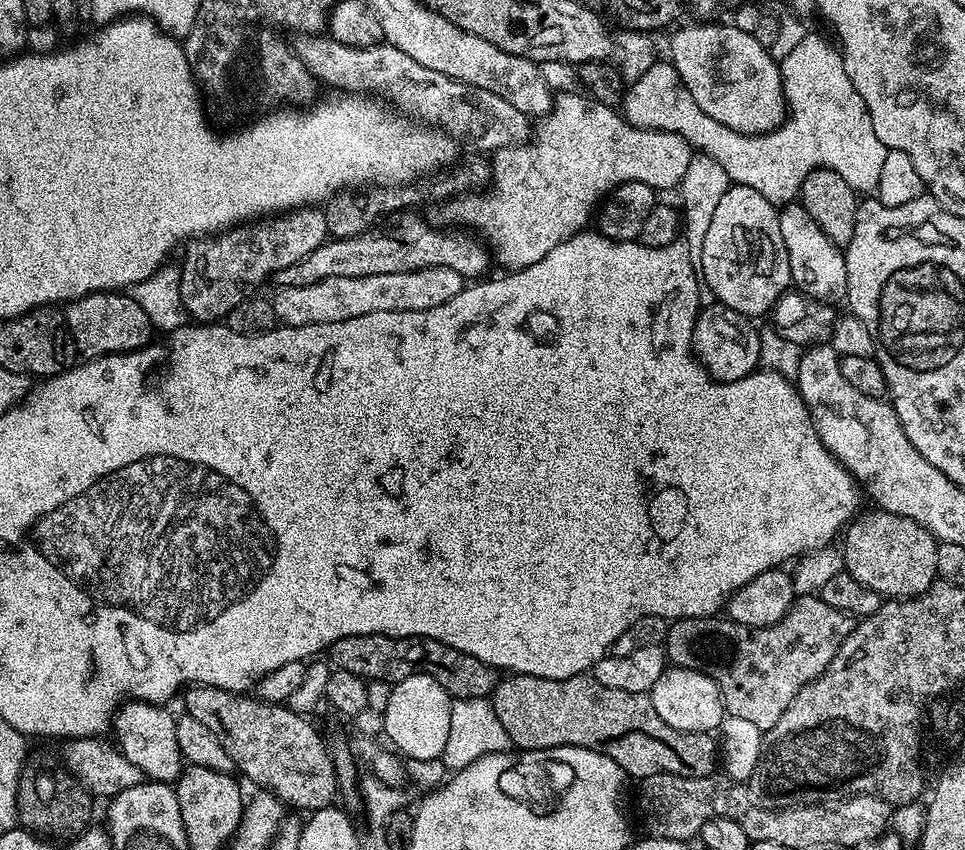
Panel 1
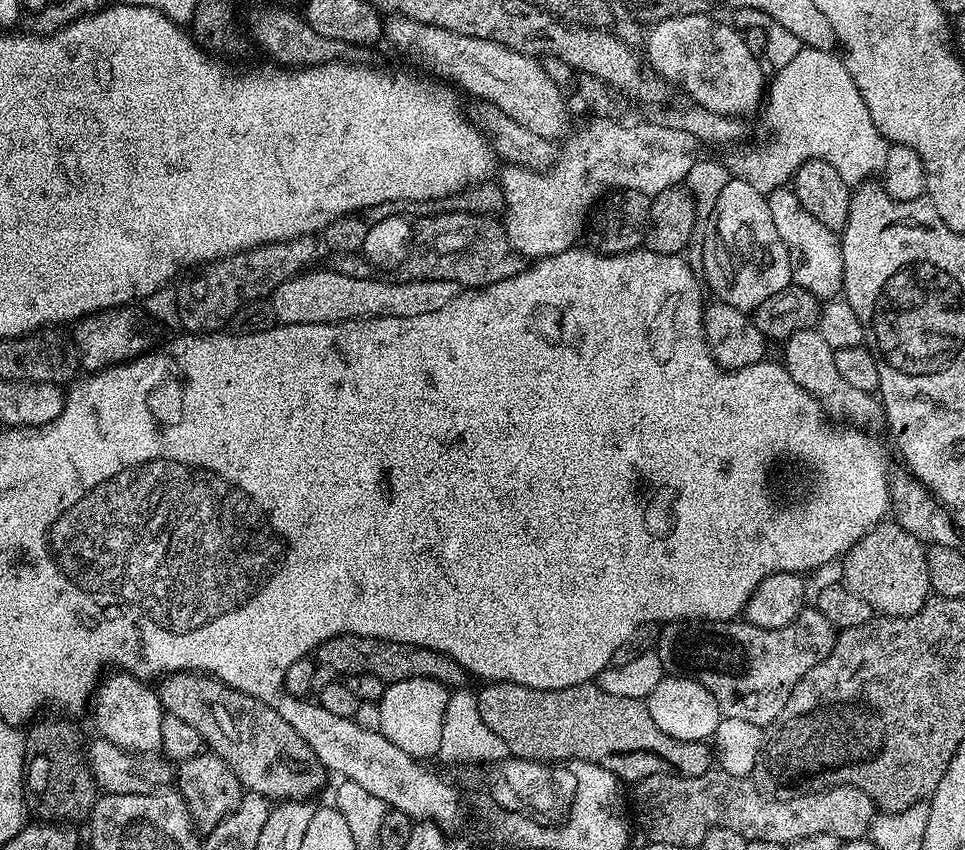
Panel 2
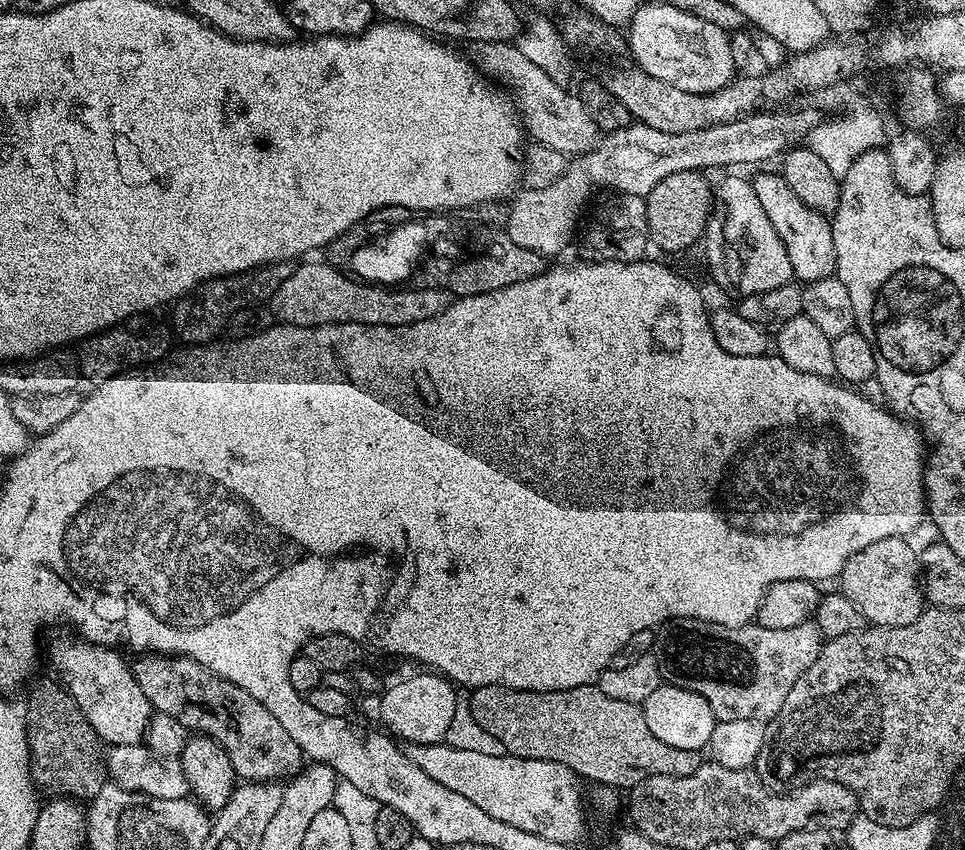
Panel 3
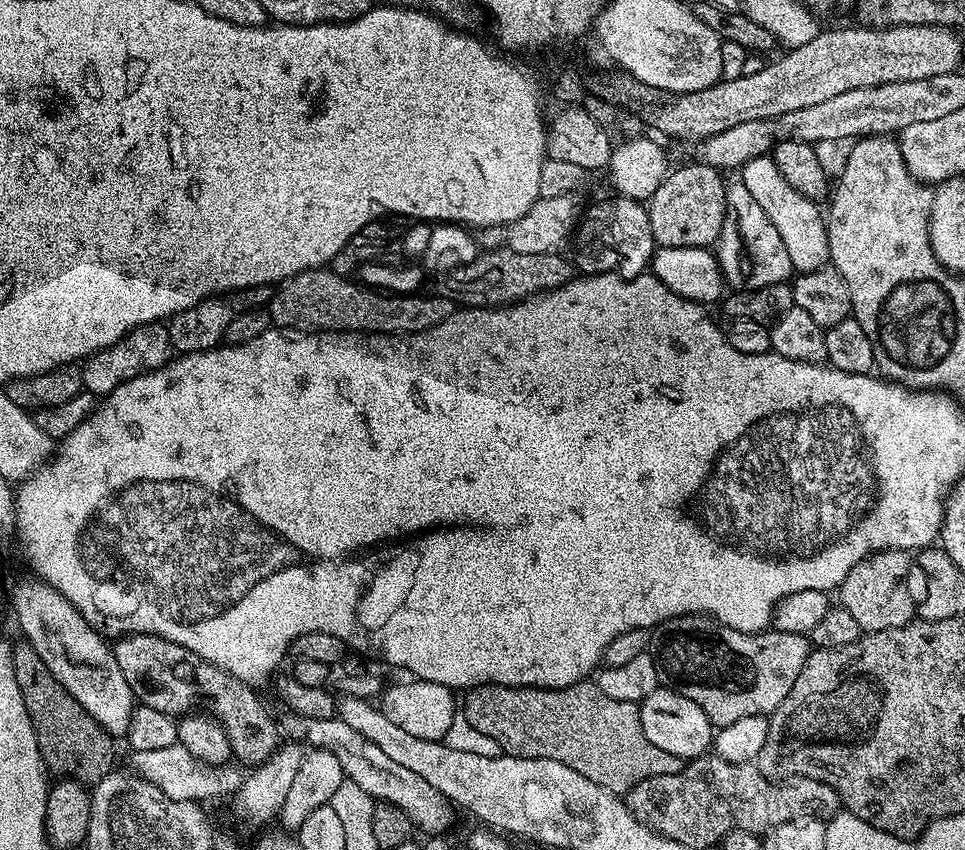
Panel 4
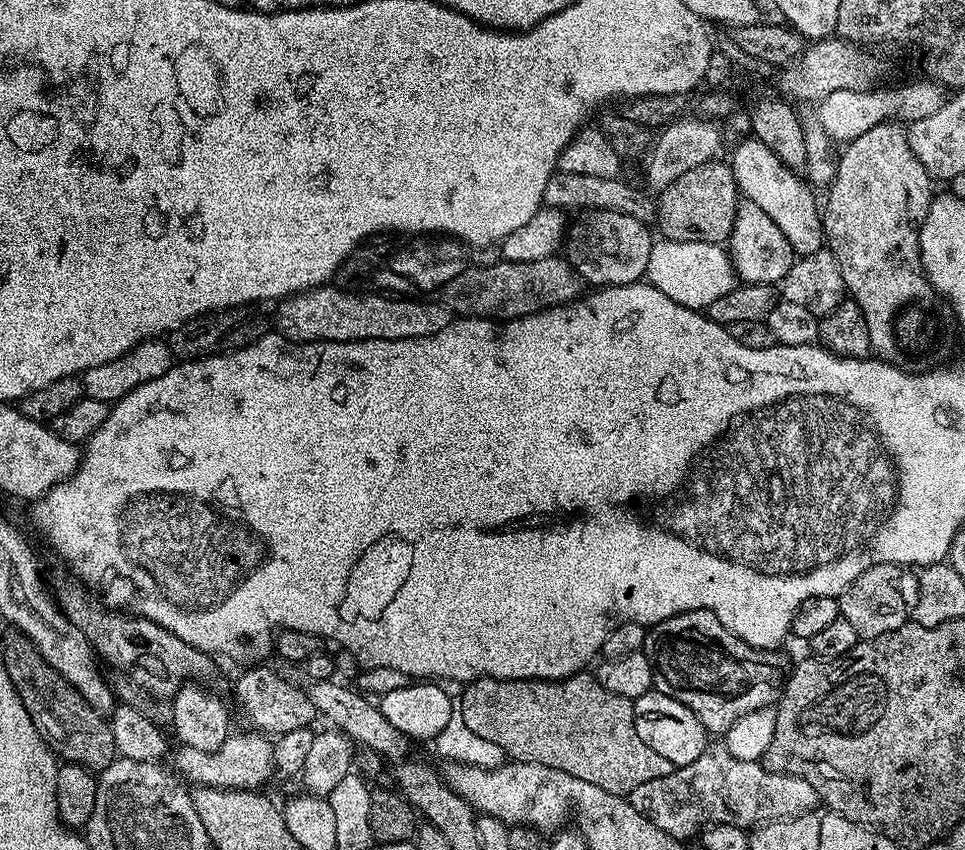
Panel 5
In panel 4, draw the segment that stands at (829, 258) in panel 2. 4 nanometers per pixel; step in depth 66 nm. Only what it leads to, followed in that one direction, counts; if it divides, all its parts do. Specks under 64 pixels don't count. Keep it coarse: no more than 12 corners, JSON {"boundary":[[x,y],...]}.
{"boundary":[[771,155],[739,169],[797,273],[829,263],[821,205],[782,178]]}

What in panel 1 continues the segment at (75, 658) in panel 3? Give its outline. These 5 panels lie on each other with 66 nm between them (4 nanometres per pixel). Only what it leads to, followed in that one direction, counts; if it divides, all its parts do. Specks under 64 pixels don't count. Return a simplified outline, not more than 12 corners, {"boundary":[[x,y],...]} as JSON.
{"boundary":[[143,700],[114,713],[115,743],[152,782],[180,779],[177,717]]}

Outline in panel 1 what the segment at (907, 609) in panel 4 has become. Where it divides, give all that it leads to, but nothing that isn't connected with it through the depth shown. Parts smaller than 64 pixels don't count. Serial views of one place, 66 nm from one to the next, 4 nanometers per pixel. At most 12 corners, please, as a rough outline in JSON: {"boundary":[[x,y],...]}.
{"boundary":[[861,511],[845,569],[882,598],[937,579],[936,537],[910,518]]}

